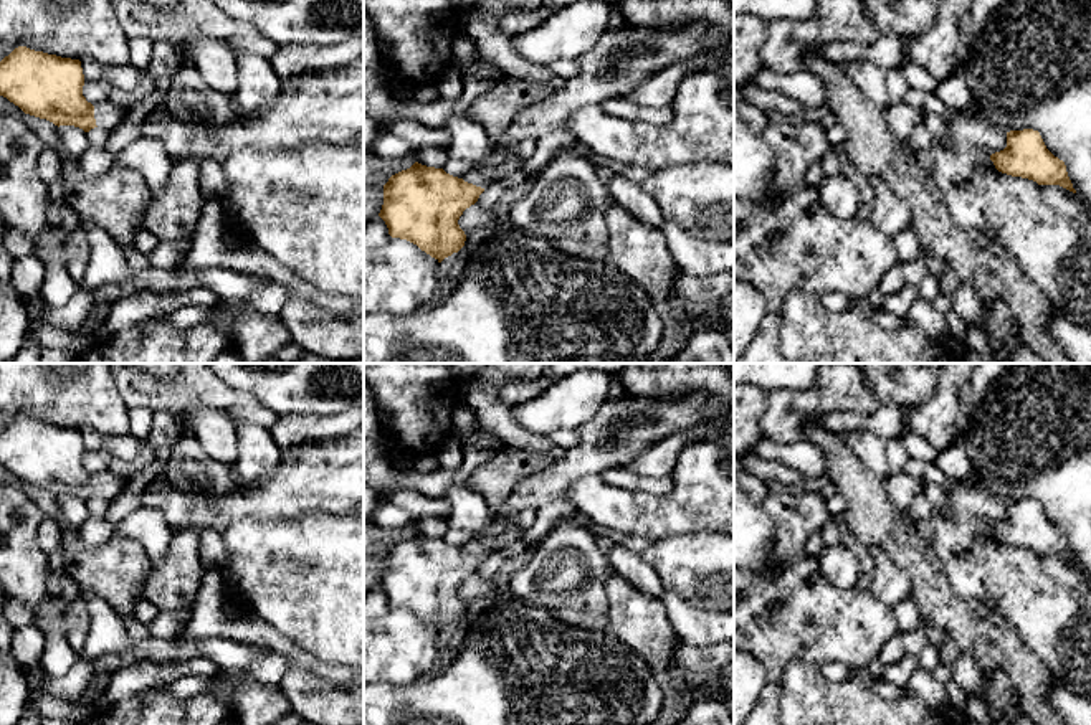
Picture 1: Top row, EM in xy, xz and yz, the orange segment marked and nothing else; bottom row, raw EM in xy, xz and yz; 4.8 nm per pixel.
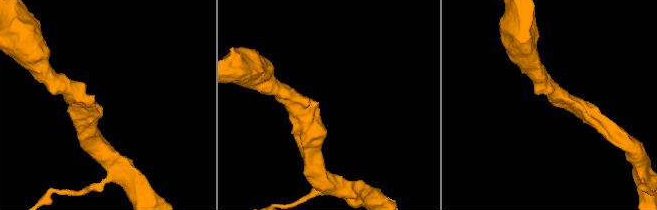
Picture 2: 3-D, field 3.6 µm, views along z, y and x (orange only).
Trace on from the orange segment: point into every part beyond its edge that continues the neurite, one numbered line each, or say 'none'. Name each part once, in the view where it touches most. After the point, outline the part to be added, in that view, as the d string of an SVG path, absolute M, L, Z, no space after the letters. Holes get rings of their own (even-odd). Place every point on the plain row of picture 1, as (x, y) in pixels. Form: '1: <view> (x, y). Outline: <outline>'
1: xz (480, 545). Outline: M493 515L489 525L476 532L473 540L465 543L461 548L486 560L493 553L491 542L504 530L507 530L512 524L514 522L509 517Z

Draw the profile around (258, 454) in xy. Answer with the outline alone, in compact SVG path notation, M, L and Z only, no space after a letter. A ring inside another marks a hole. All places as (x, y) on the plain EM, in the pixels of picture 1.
M253 421L233 423L238 436L238 482L245 487L256 487L281 462L283 453L268 428Z

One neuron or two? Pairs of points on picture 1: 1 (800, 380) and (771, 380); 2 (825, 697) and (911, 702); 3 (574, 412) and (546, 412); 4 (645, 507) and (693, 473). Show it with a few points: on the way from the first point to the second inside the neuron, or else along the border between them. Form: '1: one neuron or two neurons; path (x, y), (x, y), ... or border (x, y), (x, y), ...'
1: one neuron; path (794, 380), (777, 380)
2: one neuron; path (847, 707), (890, 707)
3: one neuron; path (567, 412), (552, 412)
4: one neuron; path (658, 507), (666, 507), (688, 486)

